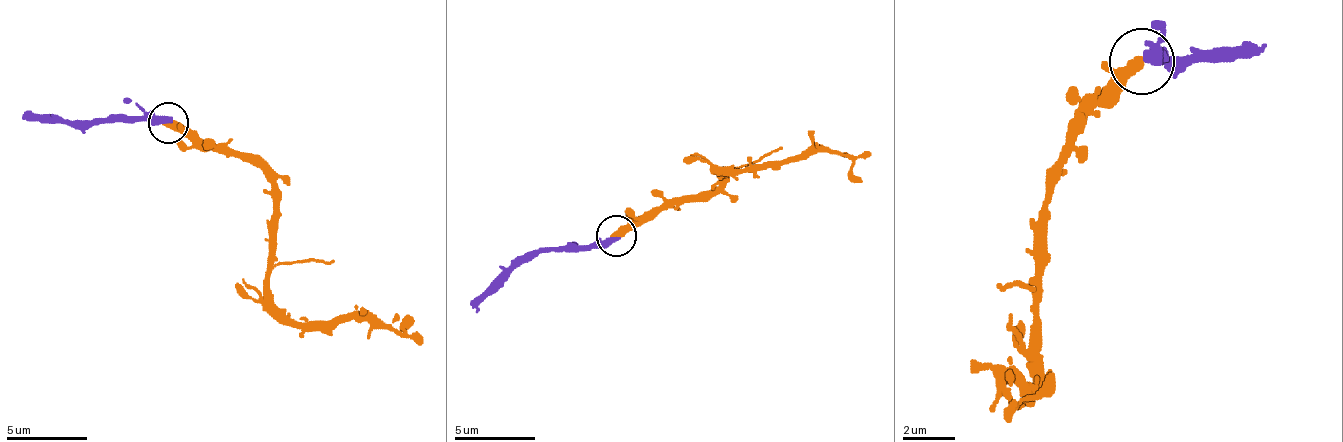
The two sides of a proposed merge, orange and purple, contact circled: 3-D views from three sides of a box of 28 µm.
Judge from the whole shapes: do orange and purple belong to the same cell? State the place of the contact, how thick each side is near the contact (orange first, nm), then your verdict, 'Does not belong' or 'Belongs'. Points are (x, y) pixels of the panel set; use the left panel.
Place: (168, 123). Thickness 480 nm (orange) against 440 nm. Belongs

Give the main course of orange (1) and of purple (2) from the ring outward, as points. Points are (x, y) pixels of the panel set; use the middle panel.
1: (615, 235), (659, 210), (696, 202), (720, 182), (716, 170), (781, 166), (817, 154), (845, 154), (857, 182)
2: (615, 239), (538, 247), (514, 259), (469, 303)

